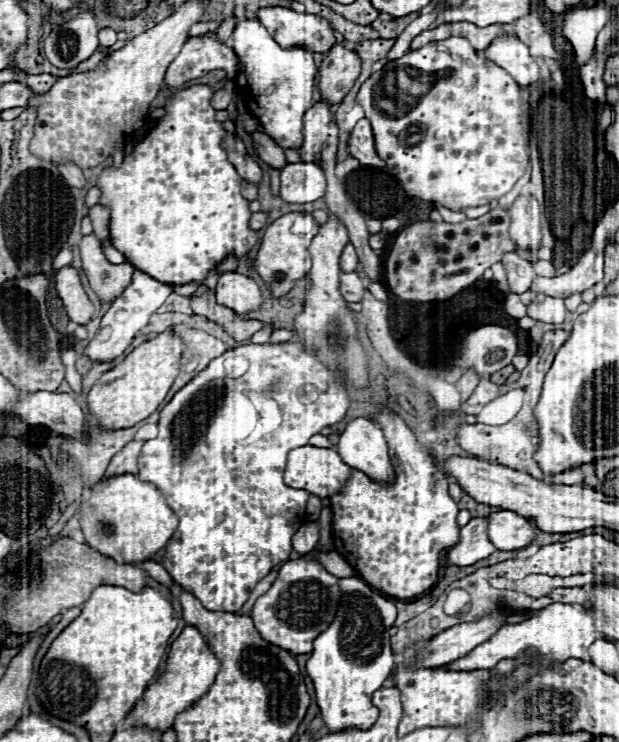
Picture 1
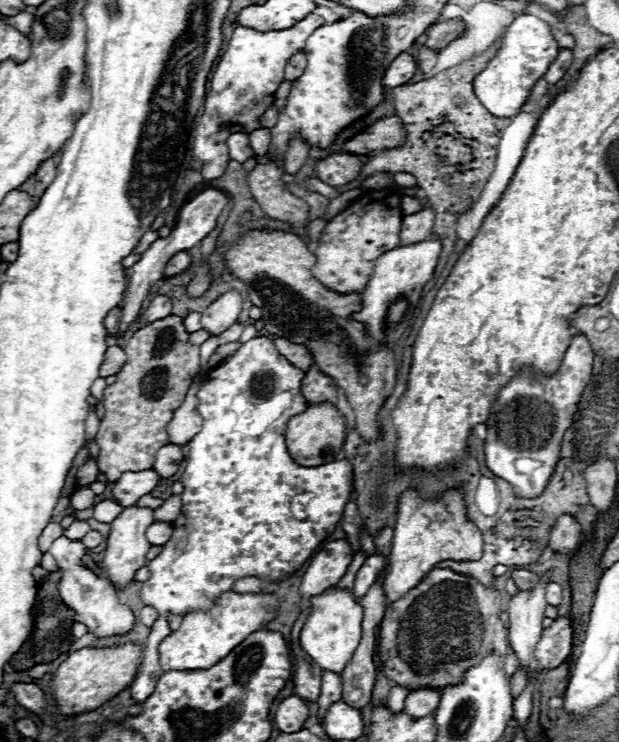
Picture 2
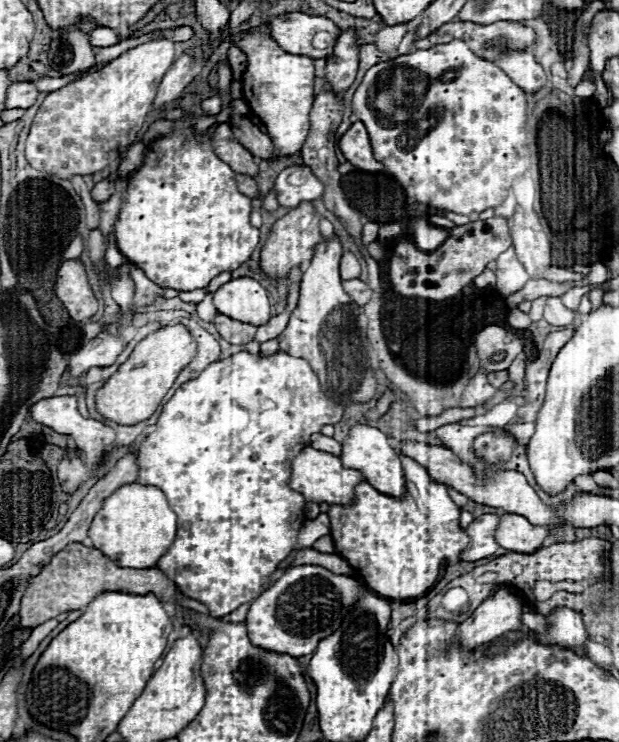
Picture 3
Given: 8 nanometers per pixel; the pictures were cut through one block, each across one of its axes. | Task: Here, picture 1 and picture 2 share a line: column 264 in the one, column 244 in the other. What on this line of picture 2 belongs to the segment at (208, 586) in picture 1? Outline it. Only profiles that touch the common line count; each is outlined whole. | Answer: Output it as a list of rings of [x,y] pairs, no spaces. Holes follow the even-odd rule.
[[[256,336],[244,342],[228,360],[208,372],[198,390],[198,414],[202,418],[202,430],[190,442],[190,456],[186,460],[180,480],[184,482],[182,510],[174,520],[172,538],[162,546],[162,552],[150,560],[150,578],[142,582],[140,598],[146,606],[158,610],[158,620],[150,628],[150,636],[144,650],[142,668],[132,684],[132,698],[144,702],[160,674],[158,646],[172,634],[166,612],[184,614],[190,610],[208,610],[218,594],[230,590],[228,582],[242,576],[258,576],[264,580],[280,580],[298,570],[312,552],[326,540],[342,518],[344,506],[350,500],[352,488],[352,464],[348,460],[334,460],[320,466],[298,466],[290,458],[284,442],[286,424],[292,416],[306,410],[308,402],[300,392],[304,372],[292,366],[284,356],[278,354],[274,340],[268,336]],[[288,412],[288,418],[282,414]],[[312,494],[312,500],[296,512],[292,502],[296,496]]]

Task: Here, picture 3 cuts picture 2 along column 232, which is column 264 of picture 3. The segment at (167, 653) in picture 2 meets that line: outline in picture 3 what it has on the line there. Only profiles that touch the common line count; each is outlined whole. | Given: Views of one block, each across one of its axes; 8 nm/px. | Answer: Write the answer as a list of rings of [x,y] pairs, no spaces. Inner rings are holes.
[[[314,564],[290,566],[282,578],[252,602],[246,616],[248,636],[254,646],[278,654],[290,654],[296,658],[312,654],[318,642],[340,626],[342,618],[350,612],[360,594],[362,586],[356,576],[338,576]]]

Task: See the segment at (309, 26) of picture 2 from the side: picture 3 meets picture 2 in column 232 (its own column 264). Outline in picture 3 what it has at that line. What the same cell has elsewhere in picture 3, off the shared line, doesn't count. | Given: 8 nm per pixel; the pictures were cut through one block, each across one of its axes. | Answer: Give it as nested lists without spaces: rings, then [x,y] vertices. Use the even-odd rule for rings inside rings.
[[[260,28],[242,32],[234,44],[246,54],[246,72],[242,74],[242,96],[252,112],[266,126],[278,156],[296,154],[308,134],[308,114],[314,102],[314,64],[302,54],[284,52]]]

